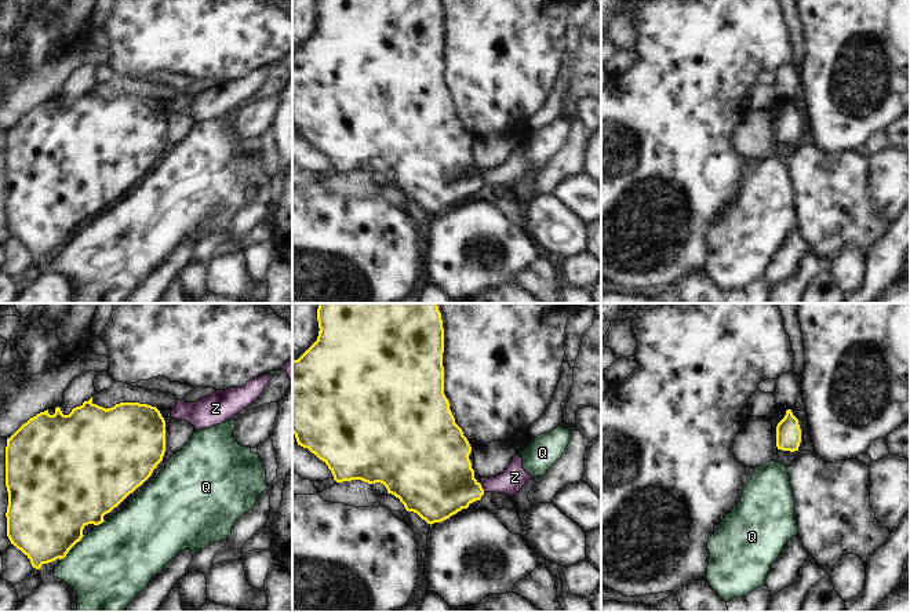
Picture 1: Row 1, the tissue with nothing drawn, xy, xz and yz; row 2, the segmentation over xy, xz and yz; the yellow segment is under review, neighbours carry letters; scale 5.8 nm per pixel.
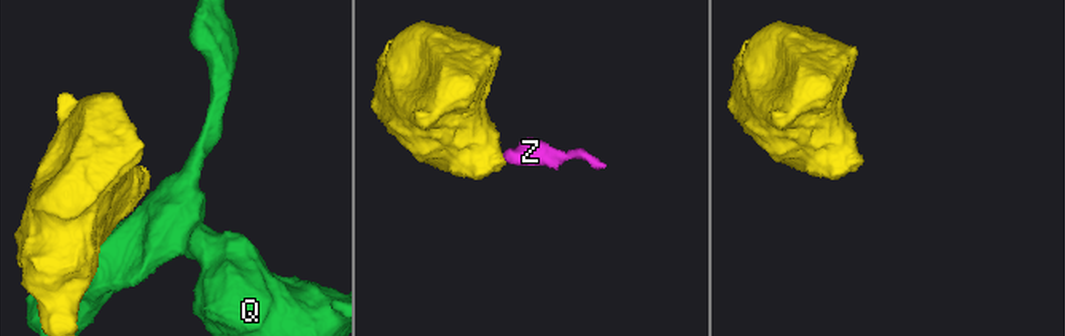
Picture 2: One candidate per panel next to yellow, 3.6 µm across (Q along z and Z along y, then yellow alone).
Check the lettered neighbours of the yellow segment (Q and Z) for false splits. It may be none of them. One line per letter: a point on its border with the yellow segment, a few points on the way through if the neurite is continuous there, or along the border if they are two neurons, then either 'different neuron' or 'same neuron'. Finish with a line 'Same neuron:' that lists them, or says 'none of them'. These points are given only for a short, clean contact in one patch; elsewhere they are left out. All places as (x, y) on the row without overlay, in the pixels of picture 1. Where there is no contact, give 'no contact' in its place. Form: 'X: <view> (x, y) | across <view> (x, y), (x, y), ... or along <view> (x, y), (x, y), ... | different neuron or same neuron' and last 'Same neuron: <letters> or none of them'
Q: xy (72, 237) | along xy (83, 226), (61, 251) | different neuron
Z: xz (481, 178) | along xz (479, 174), (484, 182) | different neuron
Same neuron: none of them

